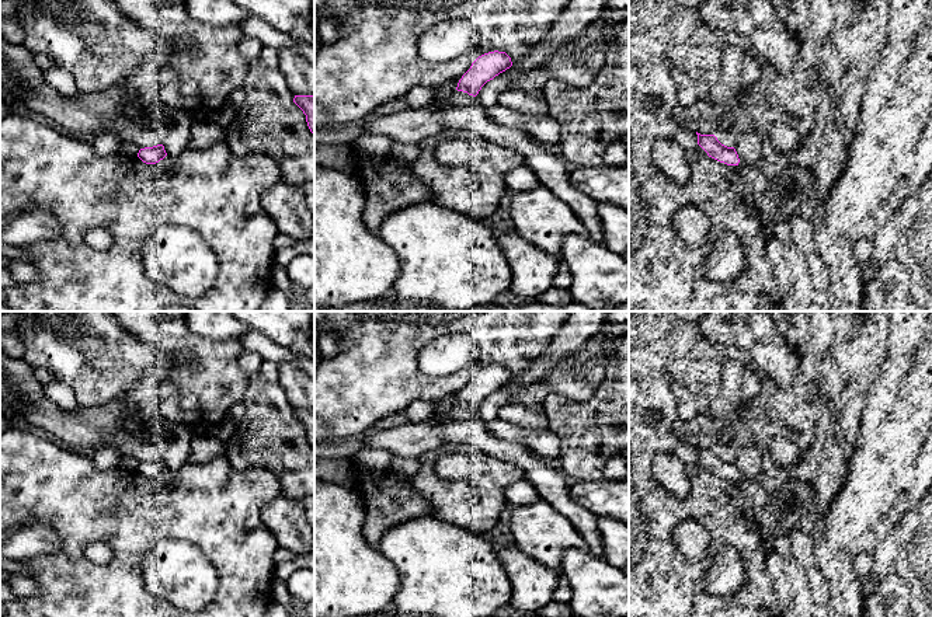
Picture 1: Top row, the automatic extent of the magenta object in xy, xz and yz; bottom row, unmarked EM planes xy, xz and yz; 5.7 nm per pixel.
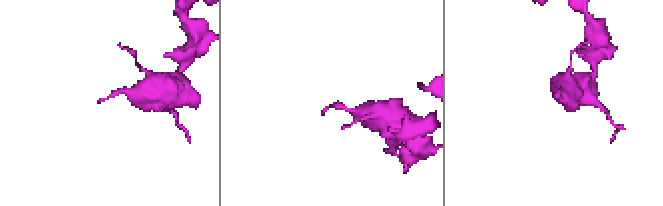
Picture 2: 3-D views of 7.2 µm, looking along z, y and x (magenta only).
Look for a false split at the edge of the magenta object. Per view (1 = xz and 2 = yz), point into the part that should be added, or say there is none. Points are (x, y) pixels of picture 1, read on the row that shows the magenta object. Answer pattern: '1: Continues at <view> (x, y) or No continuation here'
1: No continuation here
2: No continuation here

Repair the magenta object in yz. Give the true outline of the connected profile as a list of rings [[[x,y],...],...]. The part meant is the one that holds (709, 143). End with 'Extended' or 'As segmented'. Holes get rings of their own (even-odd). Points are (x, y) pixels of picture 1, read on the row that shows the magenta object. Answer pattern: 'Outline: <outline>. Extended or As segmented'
Outline: [[[698,133],[698,144],[707,153],[709,157],[727,165],[738,165],[740,158],[734,147],[721,144],[714,135]]]. As segmented

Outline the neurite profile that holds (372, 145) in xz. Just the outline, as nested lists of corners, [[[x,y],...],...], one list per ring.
[[[365,133],[355,140],[355,147],[359,153],[376,157],[387,156],[392,144],[393,140],[385,135]]]

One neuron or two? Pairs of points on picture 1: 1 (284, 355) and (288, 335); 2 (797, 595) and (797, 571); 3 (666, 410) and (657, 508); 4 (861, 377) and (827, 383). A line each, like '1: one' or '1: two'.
1: two
2: one
3: one
4: two

